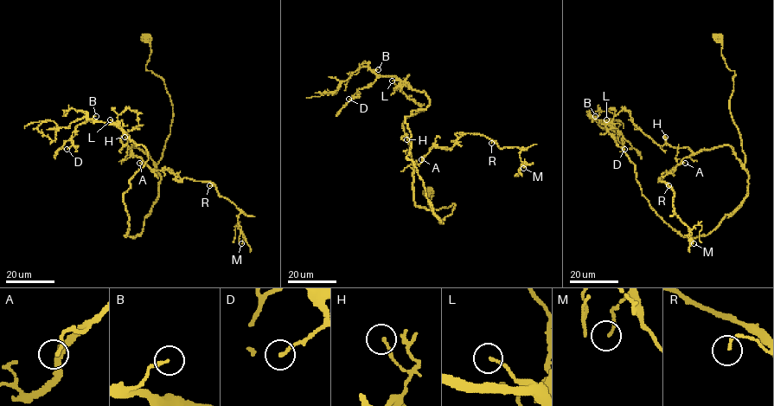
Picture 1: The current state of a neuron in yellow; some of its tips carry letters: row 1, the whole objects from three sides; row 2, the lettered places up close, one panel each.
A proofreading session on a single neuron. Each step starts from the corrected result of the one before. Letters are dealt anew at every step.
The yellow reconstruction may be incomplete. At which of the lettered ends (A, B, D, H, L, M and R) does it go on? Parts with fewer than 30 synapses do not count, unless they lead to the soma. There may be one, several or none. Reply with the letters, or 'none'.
none

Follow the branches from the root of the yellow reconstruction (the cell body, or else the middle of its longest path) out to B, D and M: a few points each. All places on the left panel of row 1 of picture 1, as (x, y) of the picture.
B: (146, 36), (145, 68), (172, 105), (157, 166), (121, 141), (137, 112), (118, 116), (121, 129), (96, 116)
D: (146, 36), (172, 105), (157, 166), (121, 142), (128, 108), (121, 129), (86, 121), (67, 149)
M: (146, 36), (145, 68), (173, 119), (156, 167), (131, 152), (212, 183), (239, 211), (241, 243)

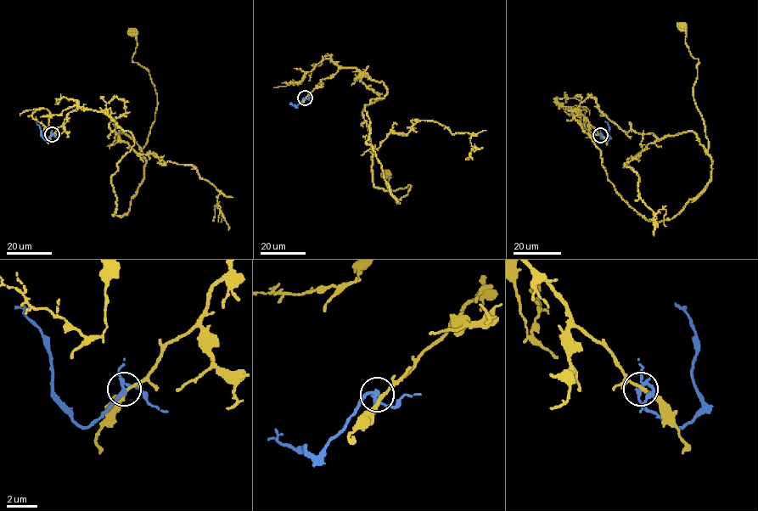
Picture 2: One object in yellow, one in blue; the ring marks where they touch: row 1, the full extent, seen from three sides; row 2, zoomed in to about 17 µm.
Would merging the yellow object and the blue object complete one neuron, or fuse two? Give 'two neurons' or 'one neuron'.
two neurons

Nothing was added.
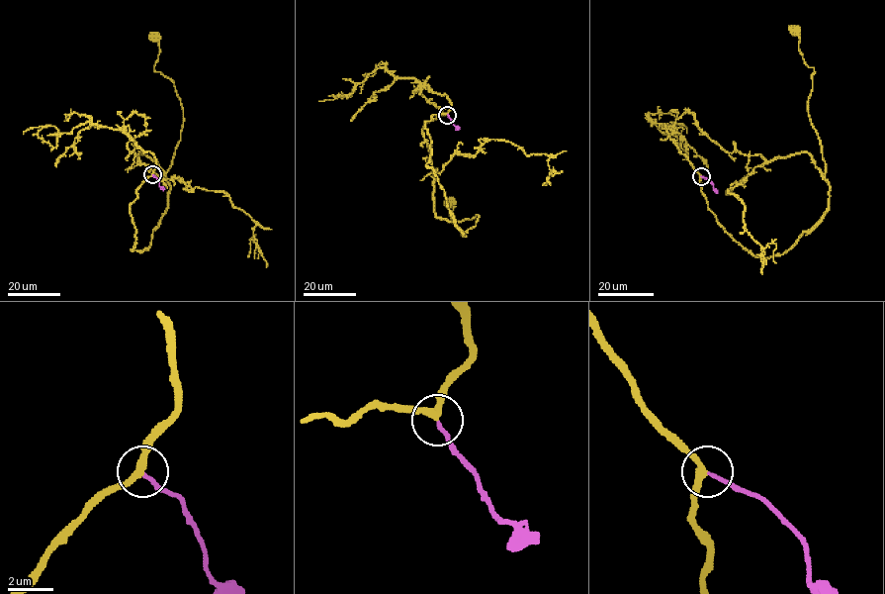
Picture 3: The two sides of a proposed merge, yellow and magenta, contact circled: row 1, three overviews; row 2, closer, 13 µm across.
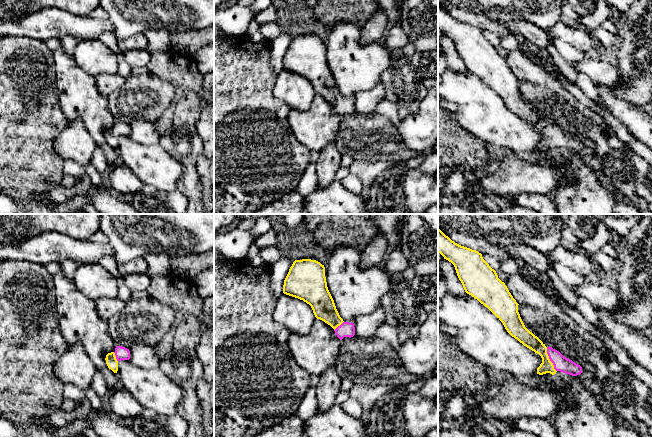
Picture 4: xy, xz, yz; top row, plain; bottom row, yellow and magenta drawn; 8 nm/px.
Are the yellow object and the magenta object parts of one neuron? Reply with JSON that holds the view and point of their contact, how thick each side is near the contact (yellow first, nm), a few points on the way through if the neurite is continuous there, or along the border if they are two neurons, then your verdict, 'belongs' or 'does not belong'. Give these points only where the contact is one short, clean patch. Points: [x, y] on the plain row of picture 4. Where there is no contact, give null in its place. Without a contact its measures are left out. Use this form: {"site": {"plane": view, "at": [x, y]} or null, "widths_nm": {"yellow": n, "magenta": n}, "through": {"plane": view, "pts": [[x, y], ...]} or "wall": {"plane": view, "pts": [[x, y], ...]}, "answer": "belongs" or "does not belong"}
{"site": {"plane": "yz", "at": [549, 135]}, "widths_nm": {"yellow": 120, "magenta": 120}, "through": {"plane": "yz", "pts": [[527, 114], [549, 135], [561, 139]]}, "answer": "belongs"}

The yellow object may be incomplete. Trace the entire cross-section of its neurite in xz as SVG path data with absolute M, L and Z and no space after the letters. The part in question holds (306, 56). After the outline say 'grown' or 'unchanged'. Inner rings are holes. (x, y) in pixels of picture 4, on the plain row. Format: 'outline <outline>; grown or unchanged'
outline M311 35L295 36L284 56L283 69L309 80L317 95L330 101L337 113L353 113L353 99L344 98L328 66L325 43Z; grown

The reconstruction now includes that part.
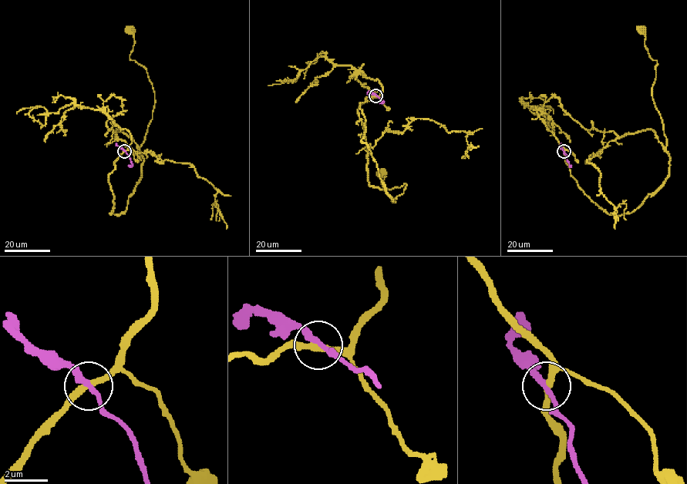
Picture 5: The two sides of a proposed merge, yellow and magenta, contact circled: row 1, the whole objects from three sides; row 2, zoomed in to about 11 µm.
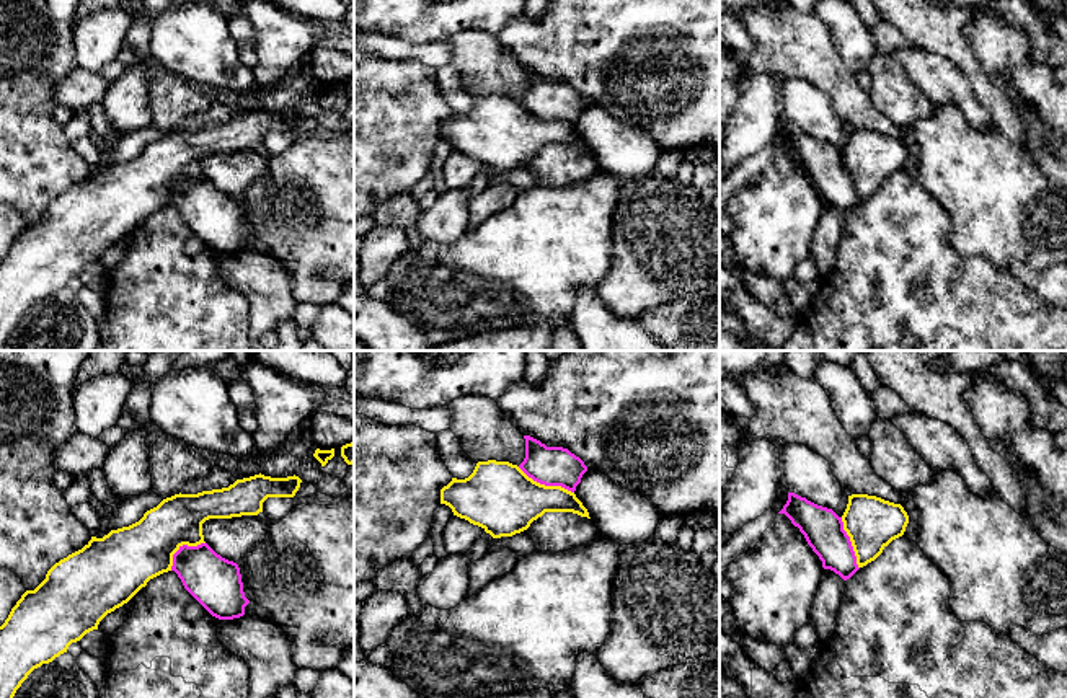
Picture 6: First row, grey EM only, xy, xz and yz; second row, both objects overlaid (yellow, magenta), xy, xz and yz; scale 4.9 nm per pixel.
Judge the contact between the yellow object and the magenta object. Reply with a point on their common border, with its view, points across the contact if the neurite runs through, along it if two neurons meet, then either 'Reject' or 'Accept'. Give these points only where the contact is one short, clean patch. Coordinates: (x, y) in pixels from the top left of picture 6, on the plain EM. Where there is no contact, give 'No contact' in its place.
Touches yellow at xz (544, 119). Reject

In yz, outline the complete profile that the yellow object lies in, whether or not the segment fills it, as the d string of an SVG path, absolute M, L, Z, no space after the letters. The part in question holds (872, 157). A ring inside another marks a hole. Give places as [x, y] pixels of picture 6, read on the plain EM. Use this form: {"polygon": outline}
{"polygon": "M852 129L842 157L857 199L863 202L874 196L892 174L904 170L909 150L901 139L868 129Z"}

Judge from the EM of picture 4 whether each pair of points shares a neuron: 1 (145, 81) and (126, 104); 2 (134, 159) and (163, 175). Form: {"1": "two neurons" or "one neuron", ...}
{"1": "one neuron", "2": "one neuron"}

